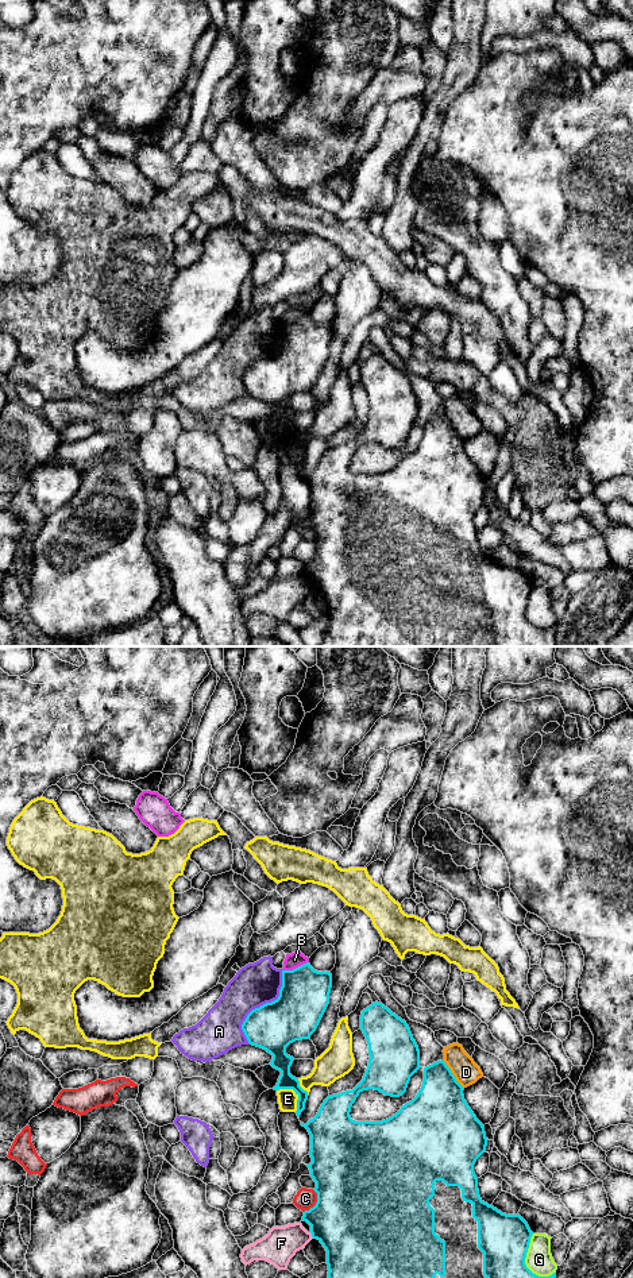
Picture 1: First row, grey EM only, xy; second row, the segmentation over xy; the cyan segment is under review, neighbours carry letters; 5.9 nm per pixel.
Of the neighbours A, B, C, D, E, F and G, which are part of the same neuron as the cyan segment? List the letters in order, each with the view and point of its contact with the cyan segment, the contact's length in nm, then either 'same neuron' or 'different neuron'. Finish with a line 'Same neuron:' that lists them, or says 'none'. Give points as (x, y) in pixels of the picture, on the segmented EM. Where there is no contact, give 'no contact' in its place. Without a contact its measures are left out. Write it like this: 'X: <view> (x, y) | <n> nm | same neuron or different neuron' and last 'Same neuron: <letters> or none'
A: xy (263, 1004) | 500 nm | different neuron
B: xy (296, 968) | 160 nm | different neuron
C: xy (316, 1203) | 160 nm | different neuron
D: xy (452, 1074) | 200 nm | different neuron
E: xy (296, 1093) | 180 nm | different neuron
F: xy (312, 1235) | 50 nm | different neuron
G: xy (524, 1261) | 280 nm | different neuron
Same neuron: none

